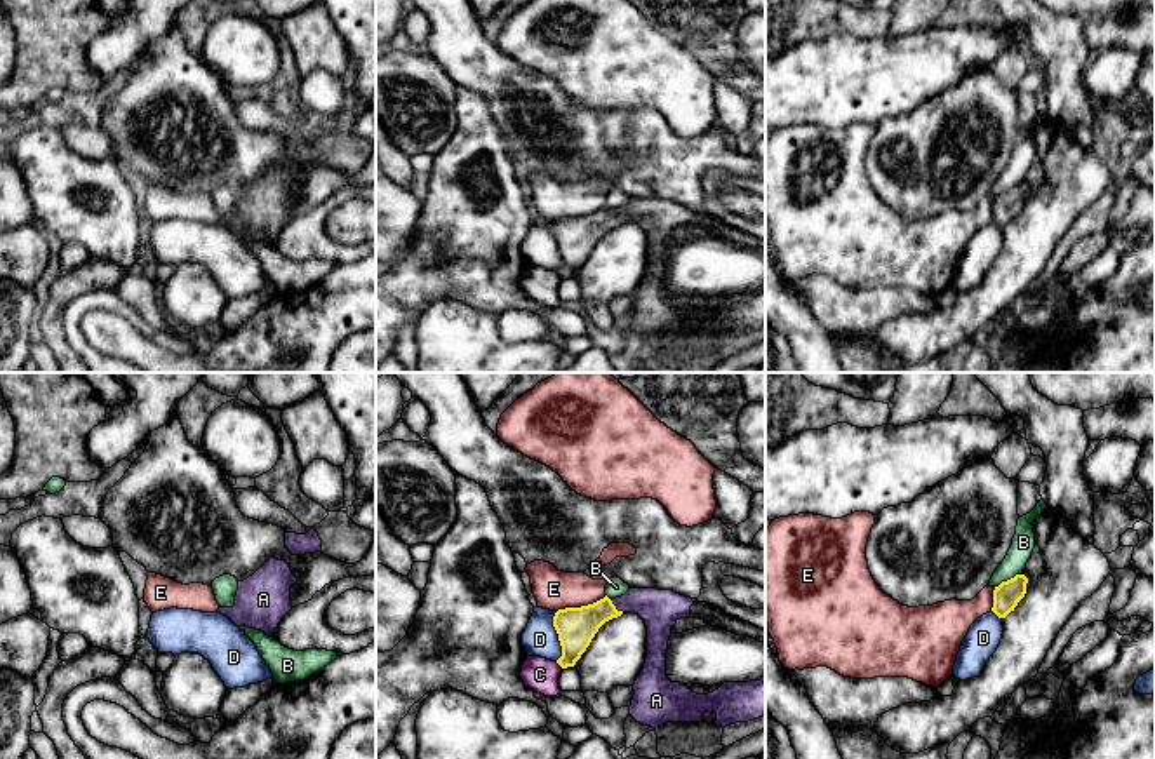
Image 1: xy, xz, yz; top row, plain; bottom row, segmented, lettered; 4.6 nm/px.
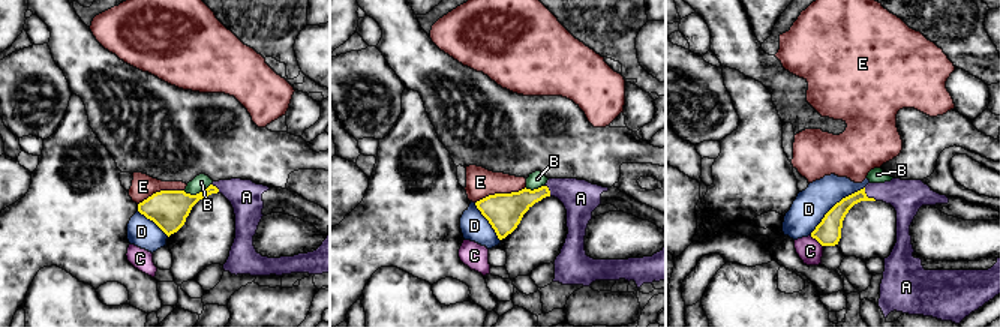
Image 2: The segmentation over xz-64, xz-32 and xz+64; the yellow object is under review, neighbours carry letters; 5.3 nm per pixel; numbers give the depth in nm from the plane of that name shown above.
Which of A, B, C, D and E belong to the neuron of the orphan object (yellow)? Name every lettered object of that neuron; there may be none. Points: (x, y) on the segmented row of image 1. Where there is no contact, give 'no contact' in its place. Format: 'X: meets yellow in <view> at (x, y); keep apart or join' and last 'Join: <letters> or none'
A: meets yellow in xz at (614, 608); join
B: meets yellow in yz at (1008, 580); keep apart
C: meets yellow in xz at (559, 664); keep apart
D: meets yellow in xz at (559, 636); keep apart
E: meets yellow in xz at (581, 606); keep apart
Join: A

